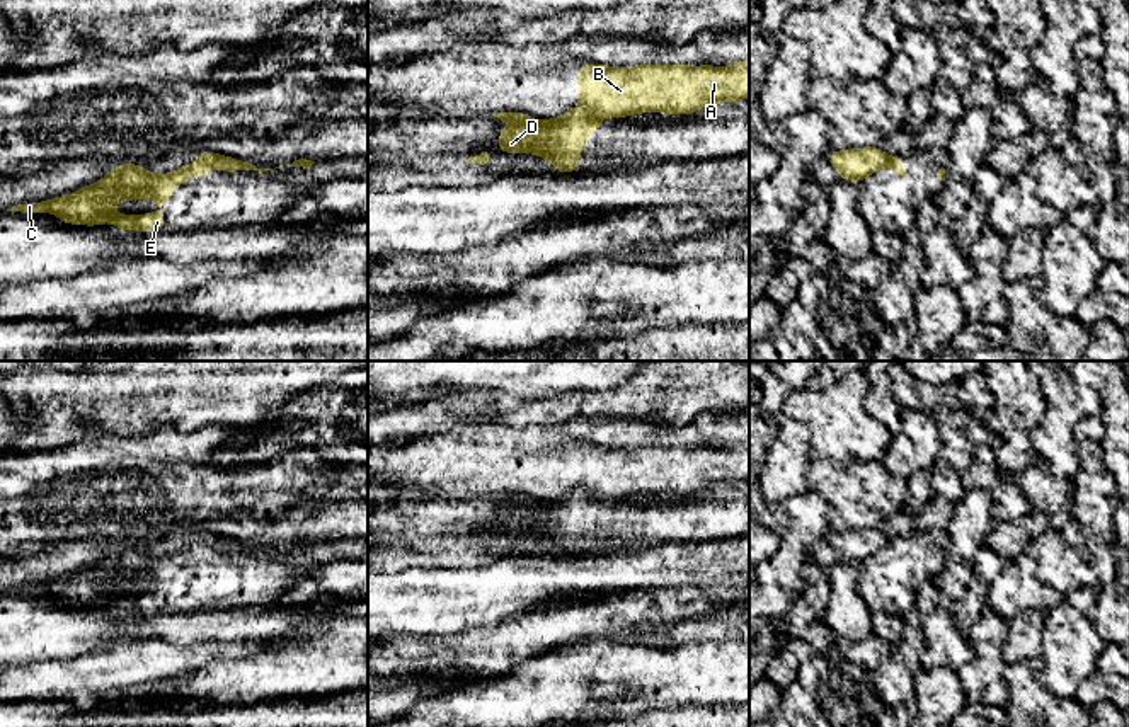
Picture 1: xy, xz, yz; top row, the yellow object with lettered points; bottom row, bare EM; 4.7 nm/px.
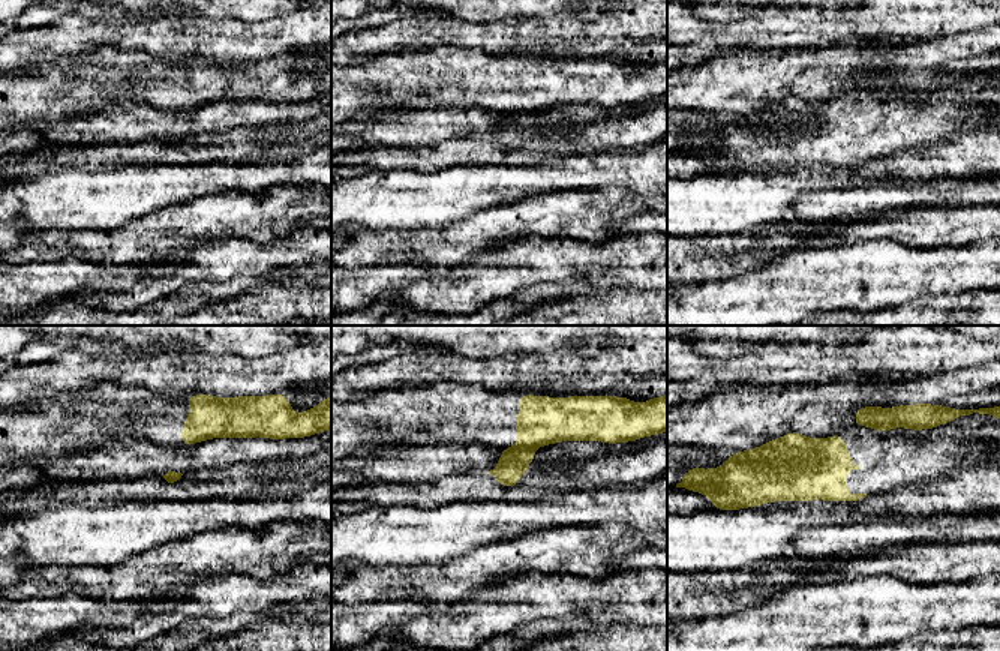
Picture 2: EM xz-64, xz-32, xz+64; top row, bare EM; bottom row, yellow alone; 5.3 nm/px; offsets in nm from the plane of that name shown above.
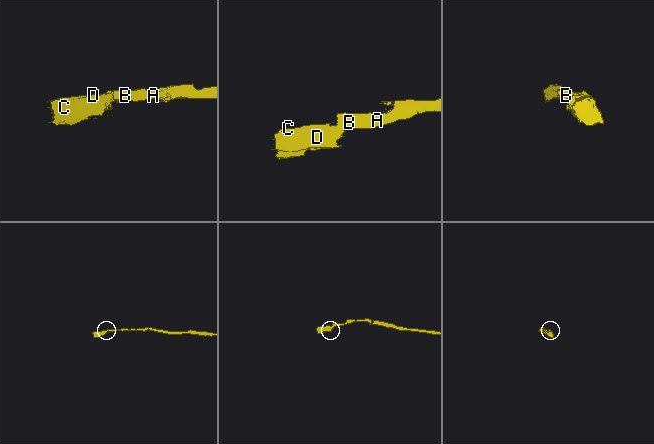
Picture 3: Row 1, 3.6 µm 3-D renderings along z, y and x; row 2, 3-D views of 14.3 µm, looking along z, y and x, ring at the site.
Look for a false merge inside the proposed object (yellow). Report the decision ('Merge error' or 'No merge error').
Merge error

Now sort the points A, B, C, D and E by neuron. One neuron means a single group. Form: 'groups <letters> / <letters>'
groups A B / C D E

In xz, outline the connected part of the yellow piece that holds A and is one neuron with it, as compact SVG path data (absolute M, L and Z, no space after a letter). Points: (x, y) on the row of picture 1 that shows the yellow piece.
M749 60L732 66L579 66L579 104L598 117L623 117L637 112L693 114L717 102L737 102L749 97Z

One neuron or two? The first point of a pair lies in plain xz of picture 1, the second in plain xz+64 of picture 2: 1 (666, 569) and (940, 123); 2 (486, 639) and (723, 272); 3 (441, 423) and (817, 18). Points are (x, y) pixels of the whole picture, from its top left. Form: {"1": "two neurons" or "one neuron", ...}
{"1": "two neurons", "2": "one neuron", "3": "one neuron"}

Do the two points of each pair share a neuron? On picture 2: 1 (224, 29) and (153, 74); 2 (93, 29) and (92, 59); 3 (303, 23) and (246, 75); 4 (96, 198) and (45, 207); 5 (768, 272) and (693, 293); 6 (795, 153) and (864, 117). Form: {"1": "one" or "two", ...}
{"1": "two", "2": "two", "3": "two", "4": "one", "5": "one", "6": "one"}

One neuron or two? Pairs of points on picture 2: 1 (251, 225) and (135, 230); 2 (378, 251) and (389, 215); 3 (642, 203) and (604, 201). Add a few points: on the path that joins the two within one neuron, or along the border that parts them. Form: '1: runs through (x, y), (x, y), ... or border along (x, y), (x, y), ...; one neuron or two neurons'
1: runs through (222, 225), (177, 225), (164, 230); one neuron
2: border along (356, 228), (380, 230), (383, 233); two neurons
3: runs through (633, 203), (613, 203); one neuron

